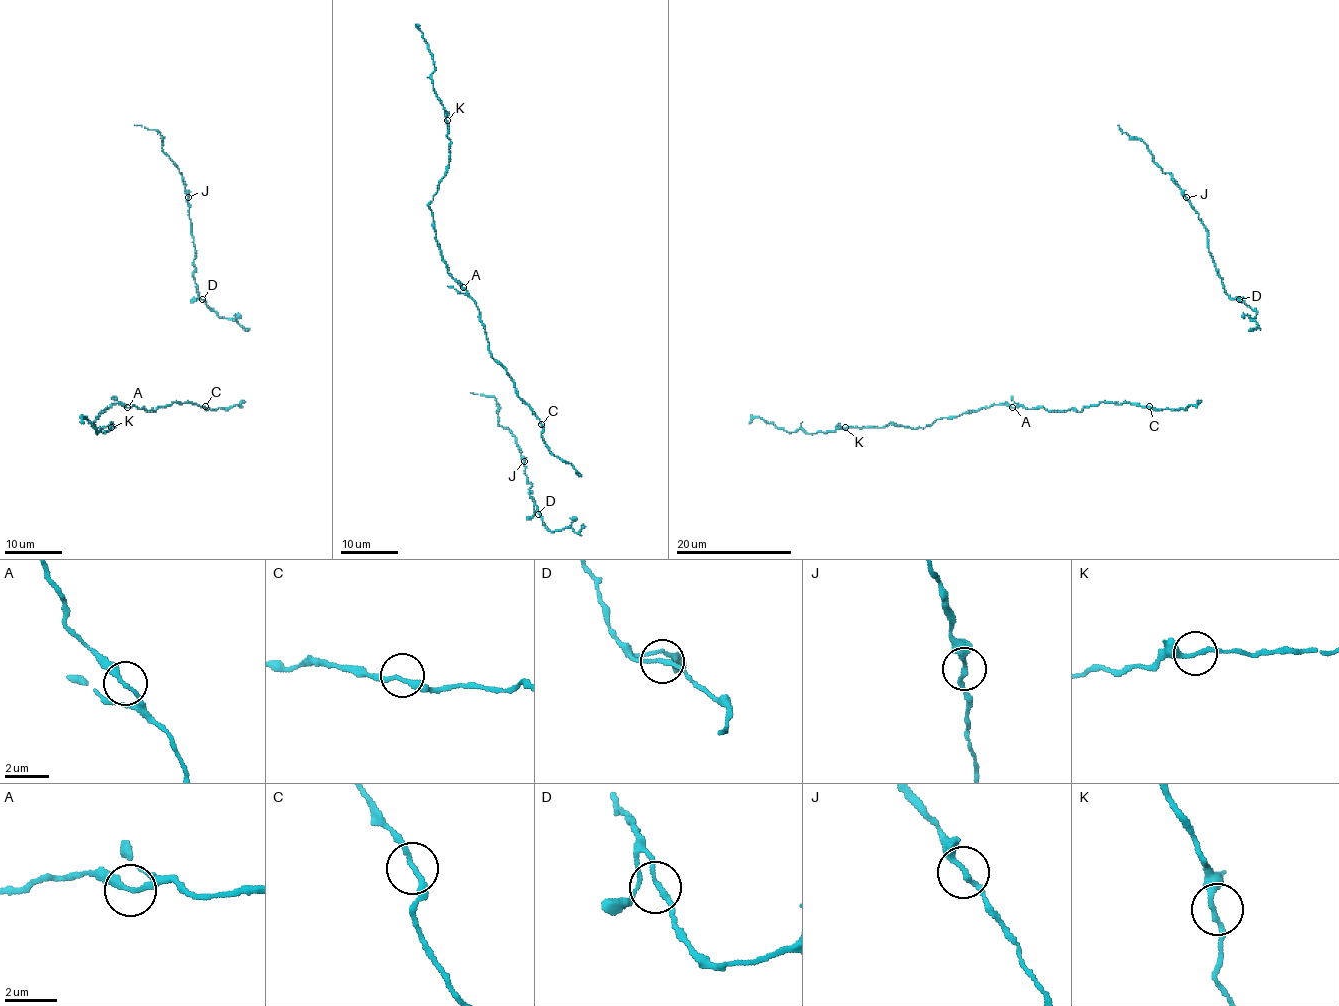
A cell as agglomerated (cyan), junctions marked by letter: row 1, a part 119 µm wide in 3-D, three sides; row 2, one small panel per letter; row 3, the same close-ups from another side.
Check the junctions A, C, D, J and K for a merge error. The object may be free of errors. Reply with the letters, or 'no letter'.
no letter

